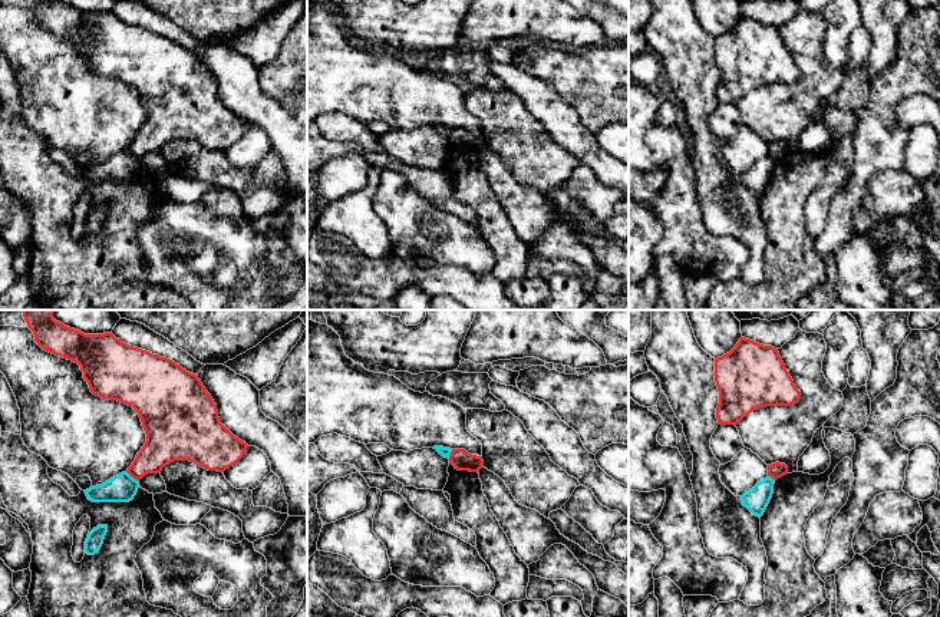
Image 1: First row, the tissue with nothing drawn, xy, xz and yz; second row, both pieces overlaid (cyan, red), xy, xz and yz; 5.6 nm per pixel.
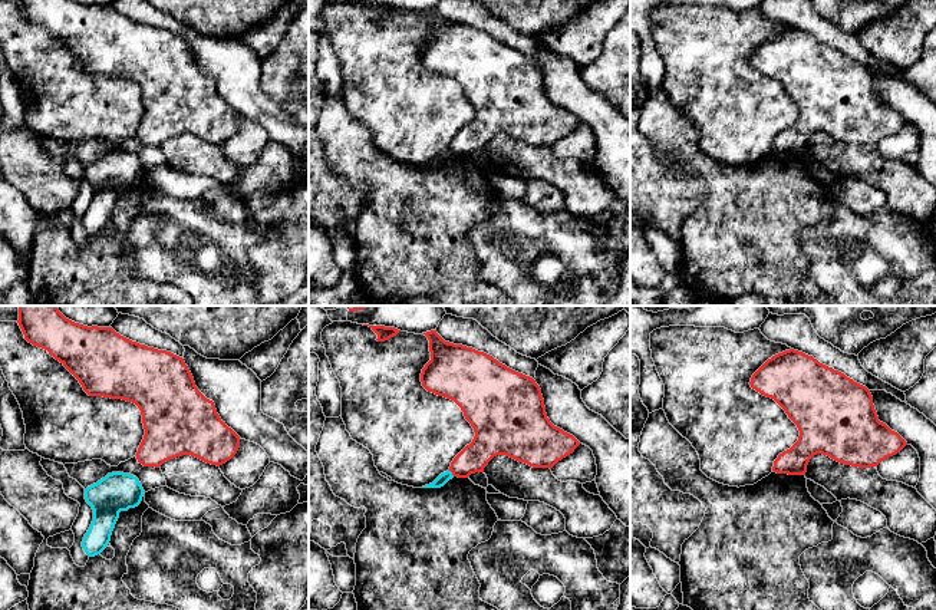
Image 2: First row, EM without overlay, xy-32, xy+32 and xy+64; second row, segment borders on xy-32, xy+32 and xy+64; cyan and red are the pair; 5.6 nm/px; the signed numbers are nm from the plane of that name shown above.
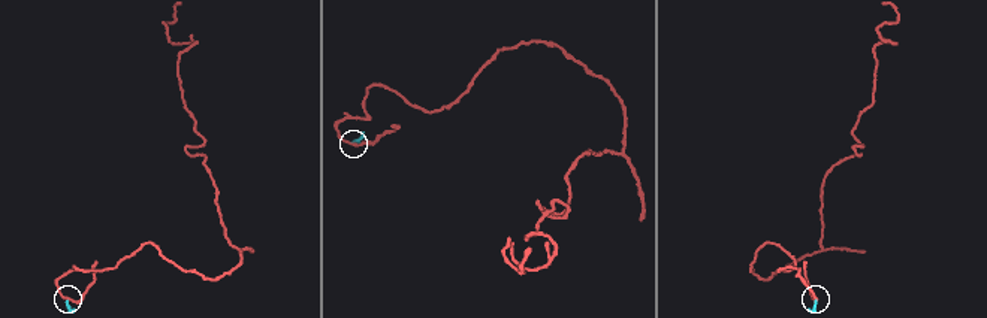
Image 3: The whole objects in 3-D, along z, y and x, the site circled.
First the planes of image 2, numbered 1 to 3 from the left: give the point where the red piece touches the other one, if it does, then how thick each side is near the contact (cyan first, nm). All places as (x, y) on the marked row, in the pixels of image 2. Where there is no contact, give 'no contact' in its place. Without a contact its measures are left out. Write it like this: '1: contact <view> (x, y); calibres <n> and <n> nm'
1: no contact
2: contact xy+32 (451, 472); calibres 60 and 160 nm
3: no contact

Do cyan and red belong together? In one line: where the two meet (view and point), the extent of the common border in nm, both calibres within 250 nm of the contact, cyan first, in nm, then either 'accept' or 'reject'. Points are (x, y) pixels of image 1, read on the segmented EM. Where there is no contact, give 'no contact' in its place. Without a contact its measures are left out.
xy (131, 477) | 90 nm | 160/200 nm | reject

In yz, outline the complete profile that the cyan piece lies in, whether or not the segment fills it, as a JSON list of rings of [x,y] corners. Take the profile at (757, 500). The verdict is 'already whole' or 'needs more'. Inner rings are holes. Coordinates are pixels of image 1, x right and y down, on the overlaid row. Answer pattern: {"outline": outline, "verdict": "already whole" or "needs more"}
{"outline": [[[771,476],[758,482],[752,489],[741,496],[742,505],[753,515],[762,517],[774,494],[775,479]]], "verdict": "already whole"}

